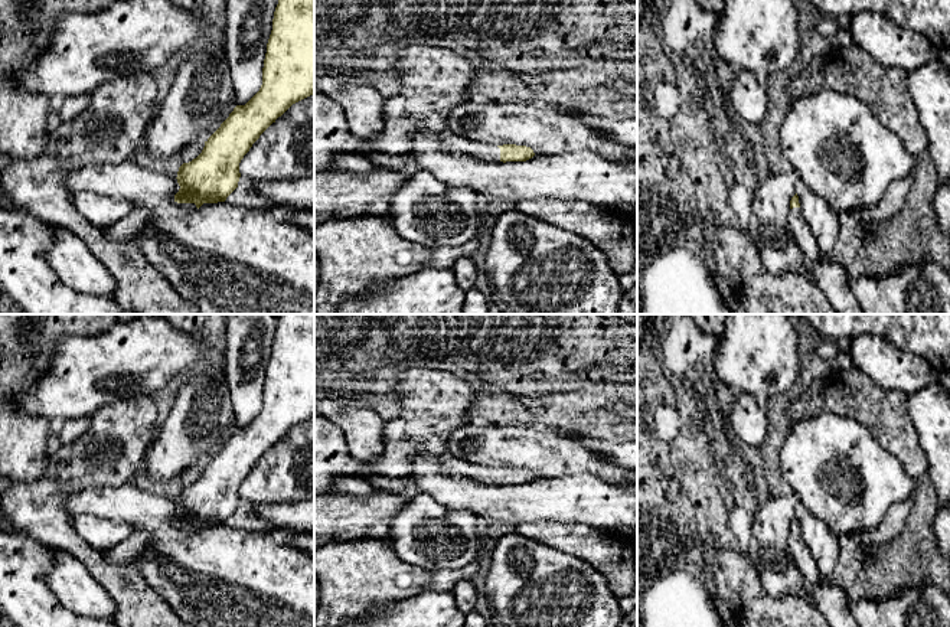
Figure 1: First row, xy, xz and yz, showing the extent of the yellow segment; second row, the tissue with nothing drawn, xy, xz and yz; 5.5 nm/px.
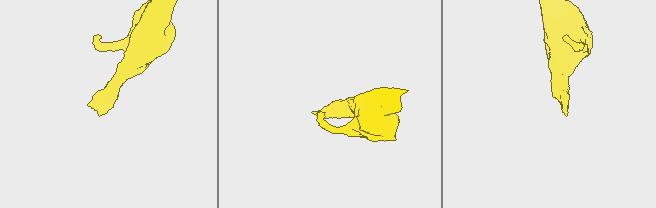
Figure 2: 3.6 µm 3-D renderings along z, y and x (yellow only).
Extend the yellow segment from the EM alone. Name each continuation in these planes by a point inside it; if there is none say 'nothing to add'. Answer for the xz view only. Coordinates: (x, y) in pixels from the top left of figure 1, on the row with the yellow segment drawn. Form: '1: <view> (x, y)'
1: xz (450, 141)

